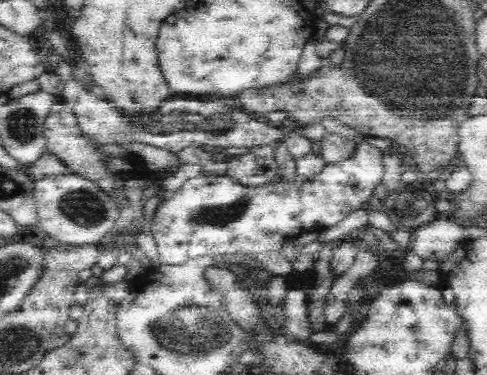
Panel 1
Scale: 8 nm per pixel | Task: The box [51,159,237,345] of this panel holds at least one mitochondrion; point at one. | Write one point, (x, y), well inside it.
(82, 207)

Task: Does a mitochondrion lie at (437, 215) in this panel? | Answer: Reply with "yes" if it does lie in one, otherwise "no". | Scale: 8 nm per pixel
no

